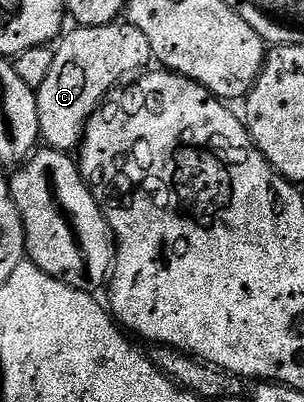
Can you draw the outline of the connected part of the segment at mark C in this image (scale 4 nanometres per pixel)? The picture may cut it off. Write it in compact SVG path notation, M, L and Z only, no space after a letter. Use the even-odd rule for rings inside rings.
M117 22L93 28L76 26L73 29L59 41L60 48L55 49L54 66L50 66L46 82L35 89L41 141L55 152L69 154L79 149L88 119L121 83L119 80L147 69L151 65L148 63L154 60L146 34L130 23Z

